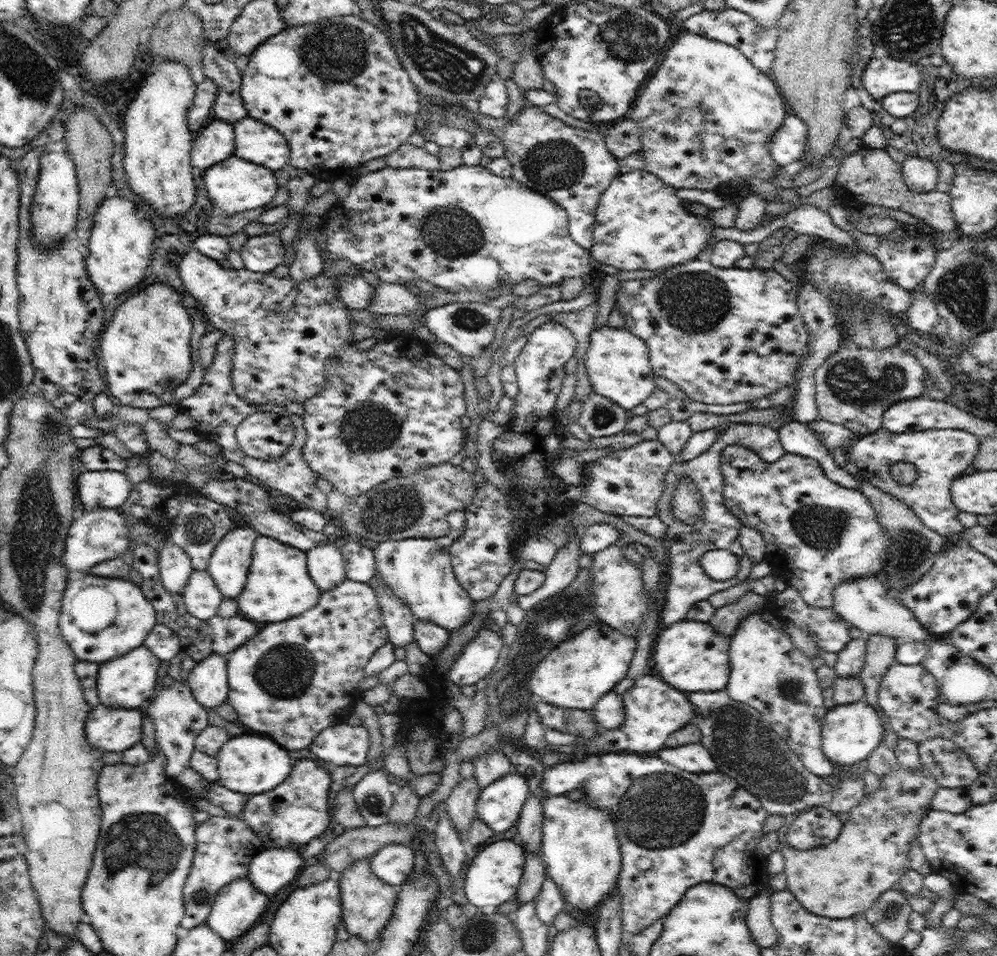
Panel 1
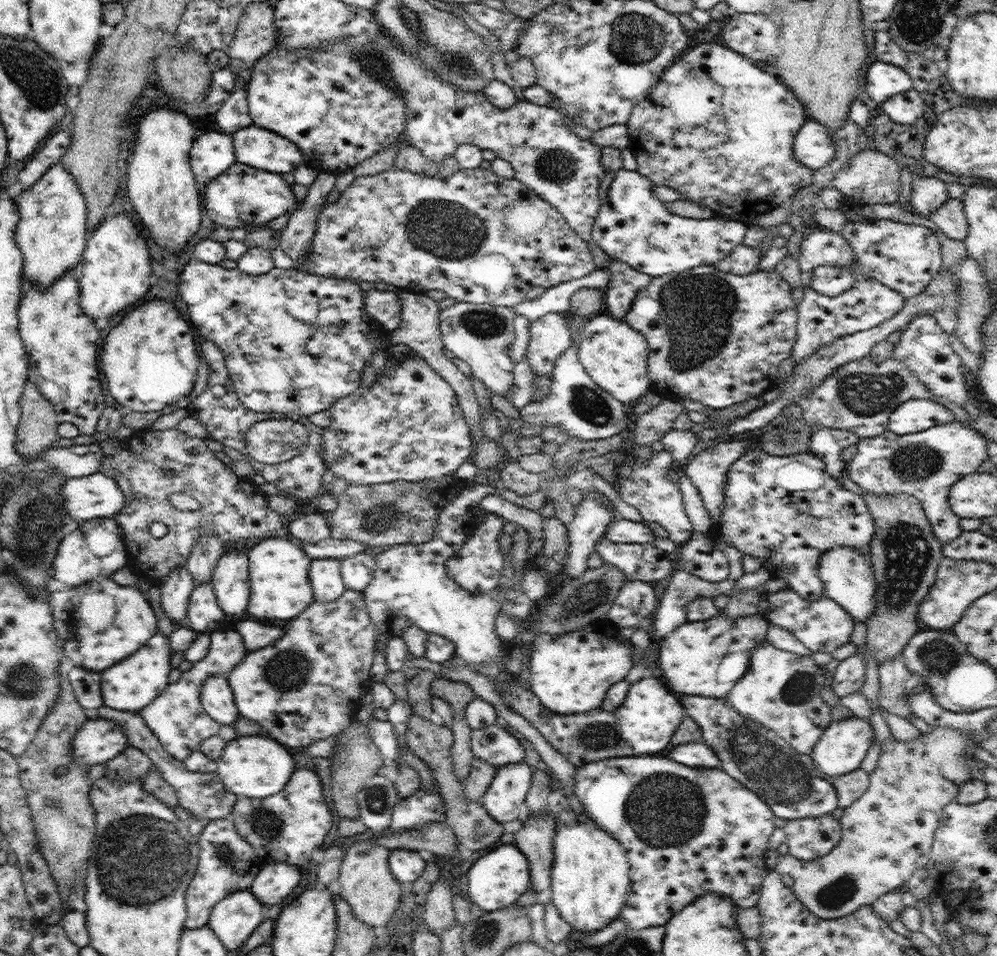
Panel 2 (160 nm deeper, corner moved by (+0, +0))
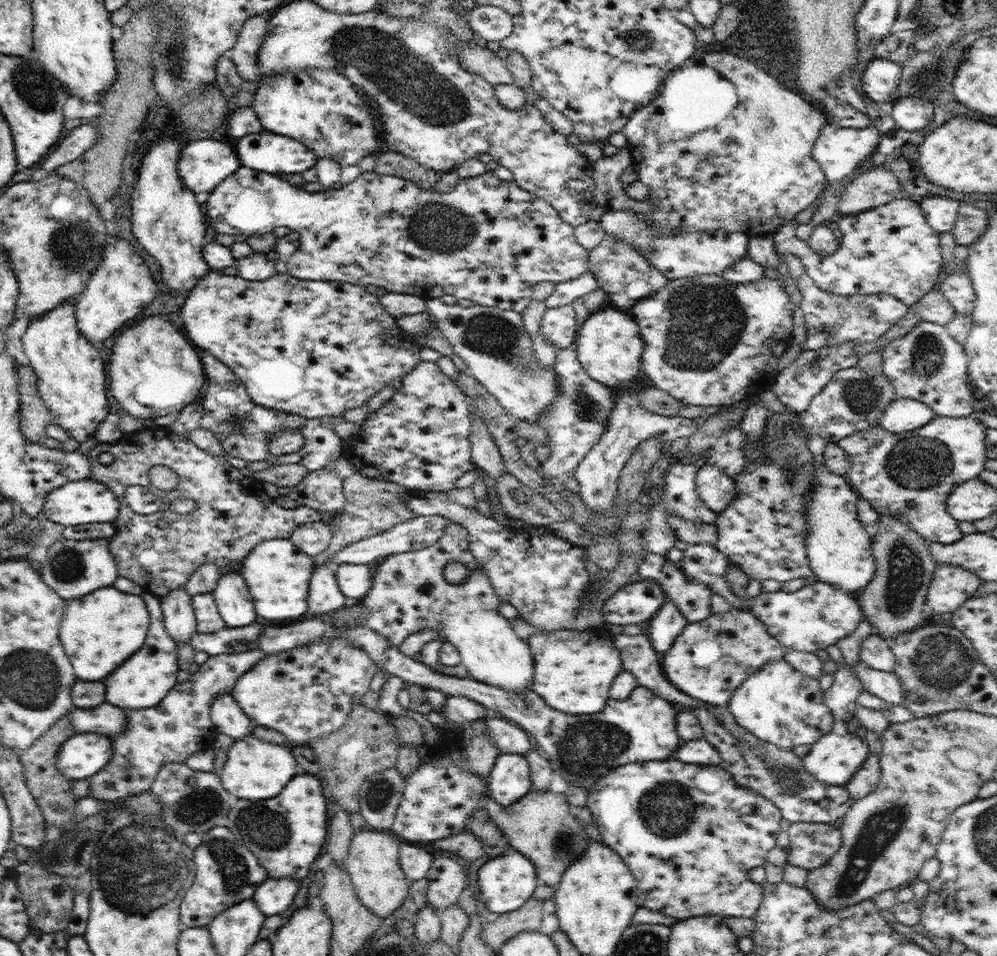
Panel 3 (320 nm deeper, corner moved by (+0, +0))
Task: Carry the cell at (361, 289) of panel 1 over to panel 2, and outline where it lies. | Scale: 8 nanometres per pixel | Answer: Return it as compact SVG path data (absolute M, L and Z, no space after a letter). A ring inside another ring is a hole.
M377 289L363 292L364 308L378 324L384 326L394 336L402 328L402 302L397 292L382 292Z

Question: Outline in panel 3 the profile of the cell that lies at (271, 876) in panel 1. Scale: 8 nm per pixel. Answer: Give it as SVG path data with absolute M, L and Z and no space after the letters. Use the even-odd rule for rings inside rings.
M268 877L255 891L253 899L266 918L280 915L296 898L298 882L291 878Z

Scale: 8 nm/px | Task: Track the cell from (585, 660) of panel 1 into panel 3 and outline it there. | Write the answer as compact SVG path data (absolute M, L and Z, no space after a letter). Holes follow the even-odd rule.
M606 628L602 631L578 629L539 632L527 641L535 664L531 690L548 702L548 706L566 714L594 714L608 702L614 678L622 672L620 654Z

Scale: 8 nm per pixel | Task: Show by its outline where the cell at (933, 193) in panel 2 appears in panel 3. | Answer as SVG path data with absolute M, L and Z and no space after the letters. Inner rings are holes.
M927 196L920 202L926 222L939 233L951 232L961 203L947 196Z

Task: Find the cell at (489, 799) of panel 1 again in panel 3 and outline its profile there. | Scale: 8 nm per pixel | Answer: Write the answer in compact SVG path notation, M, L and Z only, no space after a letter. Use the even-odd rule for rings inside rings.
M499 753L487 783L489 797L500 806L519 802L531 792L533 784L527 758L518 753Z

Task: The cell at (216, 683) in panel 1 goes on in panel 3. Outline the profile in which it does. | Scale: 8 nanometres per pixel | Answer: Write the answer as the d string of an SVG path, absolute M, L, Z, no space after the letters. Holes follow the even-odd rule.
M221 694L213 700L211 719L218 732L234 739L252 735L255 724L238 706L232 694Z

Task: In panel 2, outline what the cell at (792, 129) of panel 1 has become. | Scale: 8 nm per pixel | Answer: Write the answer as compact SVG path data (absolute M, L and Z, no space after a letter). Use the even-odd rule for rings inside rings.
M808 120L798 132L793 144L798 162L811 169L823 168L836 156L836 146L823 124Z

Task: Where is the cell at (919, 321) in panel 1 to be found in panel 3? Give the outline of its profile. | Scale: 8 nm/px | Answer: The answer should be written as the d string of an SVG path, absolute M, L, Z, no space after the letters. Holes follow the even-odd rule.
M921 320L916 327L901 338L896 338L888 343L884 352L883 372L889 378L897 398L913 398L924 402L931 408L936 416L952 418L967 417L972 414L972 384L968 382L969 360L966 357L964 347L952 336L949 336L945 326Z

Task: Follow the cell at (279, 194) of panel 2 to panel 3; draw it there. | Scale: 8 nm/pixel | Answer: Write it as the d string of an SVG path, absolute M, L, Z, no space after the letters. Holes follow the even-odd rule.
M241 166L236 172L227 176L211 193L209 193L206 201L206 214L210 218L210 224L222 234L239 234L234 226L230 226L226 222L226 214L230 210L230 206L244 196L250 196L250 200L254 198L254 212L258 214L258 224L254 222L256 228L252 228L252 222L248 220L246 224L246 237L255 234L266 234L272 232L273 228L278 226L286 226L291 230L298 232L301 238L299 249L287 261L287 272L300 280L319 280L319 281L338 281L350 282L360 286L370 286L375 284L378 287L386 289L388 292L397 294L408 294L422 298L428 301L433 298L440 298L444 295L452 295L459 299L469 299L476 305L484 307L496 307L501 310L510 310L522 313L531 302L531 296L534 285L542 281L552 281L555 283L572 280L582 276L589 271L589 250L586 250L576 236L576 228L571 224L563 221L563 218L556 212L556 209L548 204L543 198L520 188L516 182L505 181L498 178L493 171L486 171L480 176L461 177L458 184L450 192L440 192L436 188L434 190L426 190L414 184L411 180L406 180L394 175L380 174L375 170L370 172L361 172L360 176L342 185L340 189L330 188L317 192L309 192L301 187L290 185L287 181L280 179L279 175L270 174L268 172L256 170L250 167Z

